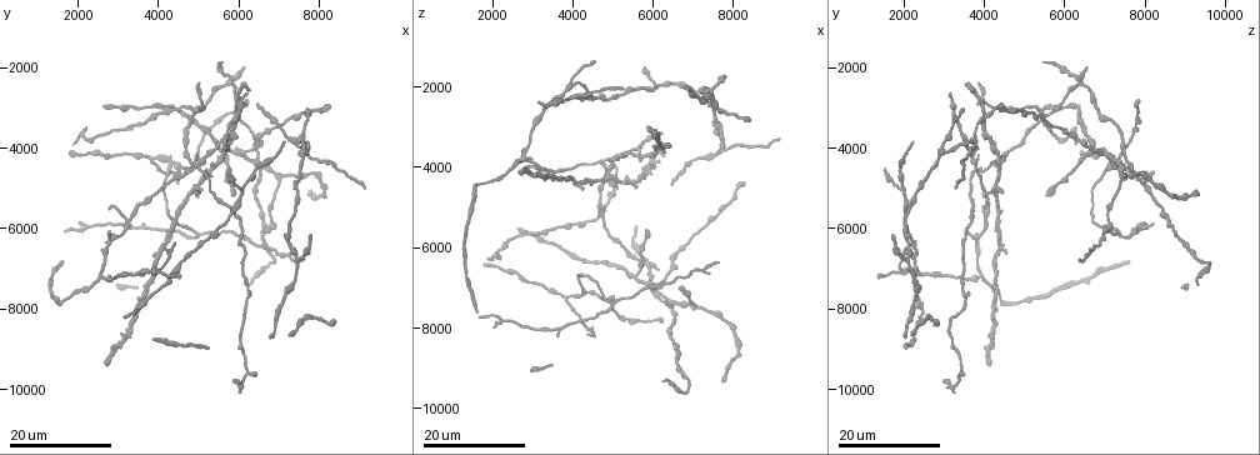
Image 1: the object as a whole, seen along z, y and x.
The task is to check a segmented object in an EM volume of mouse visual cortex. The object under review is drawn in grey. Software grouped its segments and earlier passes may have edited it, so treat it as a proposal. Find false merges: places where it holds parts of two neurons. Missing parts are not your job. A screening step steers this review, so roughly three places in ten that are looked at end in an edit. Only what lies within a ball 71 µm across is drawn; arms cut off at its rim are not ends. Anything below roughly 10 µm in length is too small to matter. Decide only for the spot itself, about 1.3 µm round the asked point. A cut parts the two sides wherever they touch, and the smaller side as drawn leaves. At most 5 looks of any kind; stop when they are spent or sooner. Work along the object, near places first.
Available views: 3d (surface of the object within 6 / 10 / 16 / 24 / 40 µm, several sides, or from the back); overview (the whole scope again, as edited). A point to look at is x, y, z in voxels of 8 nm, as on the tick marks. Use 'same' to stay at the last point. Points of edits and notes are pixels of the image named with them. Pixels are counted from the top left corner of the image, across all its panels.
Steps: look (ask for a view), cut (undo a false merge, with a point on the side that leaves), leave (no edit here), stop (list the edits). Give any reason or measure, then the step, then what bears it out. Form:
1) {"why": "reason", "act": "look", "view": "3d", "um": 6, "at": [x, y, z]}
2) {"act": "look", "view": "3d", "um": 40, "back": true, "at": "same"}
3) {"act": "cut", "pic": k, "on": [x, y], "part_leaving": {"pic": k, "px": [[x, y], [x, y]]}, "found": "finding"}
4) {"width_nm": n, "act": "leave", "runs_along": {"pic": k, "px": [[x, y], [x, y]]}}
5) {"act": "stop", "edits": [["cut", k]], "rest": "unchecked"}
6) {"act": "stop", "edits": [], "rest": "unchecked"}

{"why": "two arms in line, one across", "act": "look", "view": "3d", "um": 16, "at": [6450, 4200, 7500]}

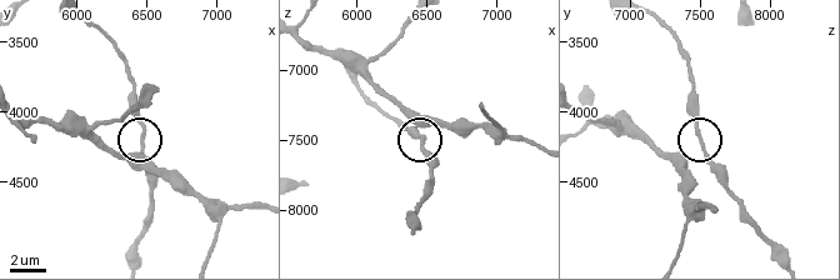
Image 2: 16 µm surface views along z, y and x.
{"act": "look", "view": "3d", "um": 10, "at": [6460, 4260, 7540]}

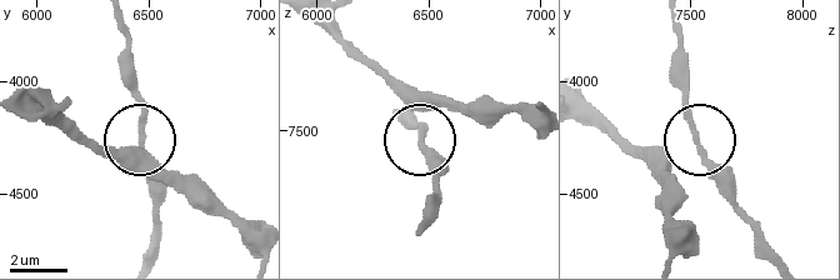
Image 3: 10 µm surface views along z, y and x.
{"width_nm": 150, "act": "leave", "runs_along": {"pic": 3, "px": [[671, 26], [679, 84], [703, 163], [740, 203]]}, "found": "continuous, no second neuron"}

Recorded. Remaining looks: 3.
{"act": "look", "view": "3d", "um": 16, "at": [4750, 3250, 5450]}

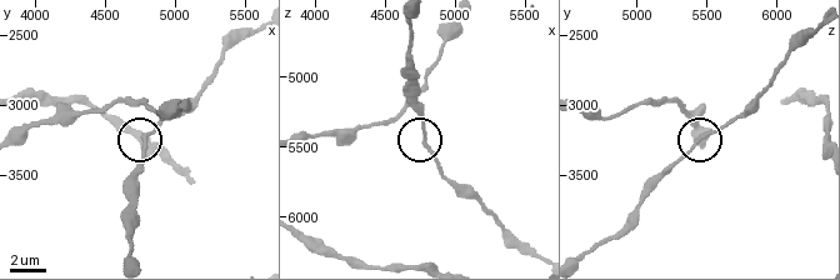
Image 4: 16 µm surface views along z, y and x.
{"act": "look", "view": "3d", "um": 10, "at": [4780, 3220, 5460]}

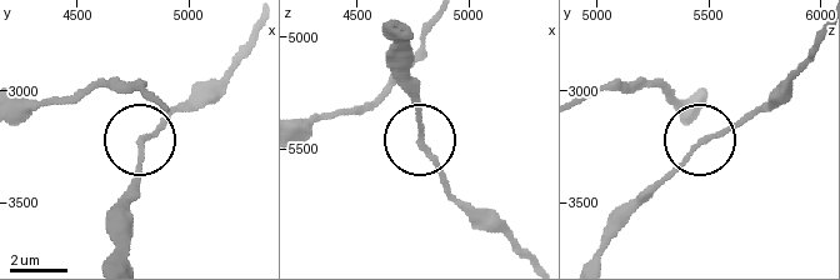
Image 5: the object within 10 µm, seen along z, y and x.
{"width_nm": 160, "act": "leave", "found": "continuous, no second neuron"}

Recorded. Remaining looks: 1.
{"act": "stop", "edits": [], "rest": "unchecked"}

